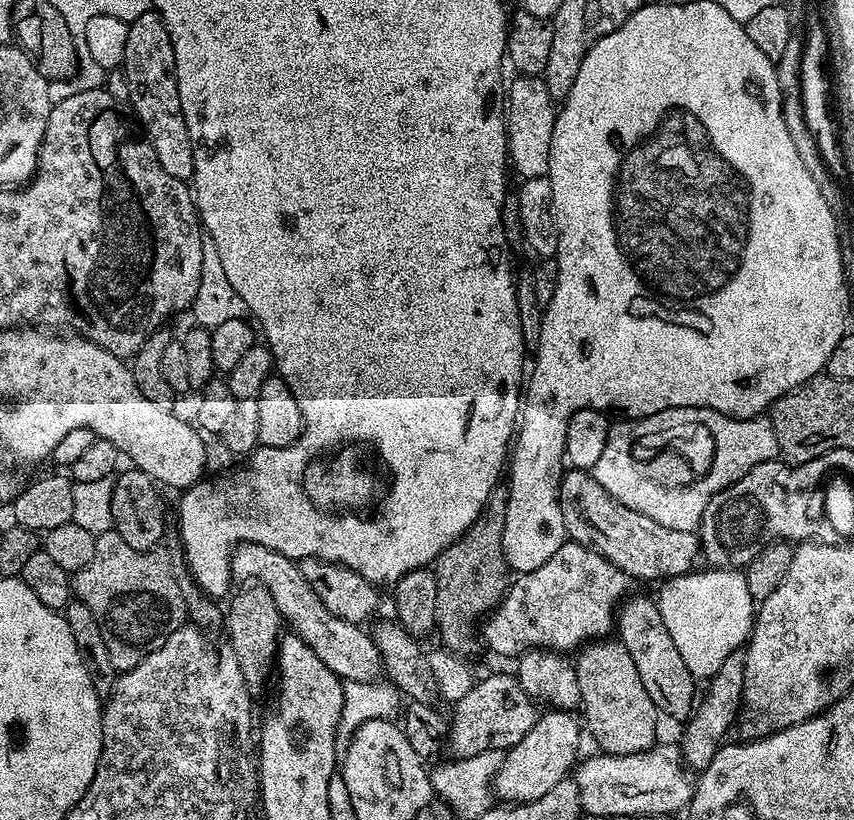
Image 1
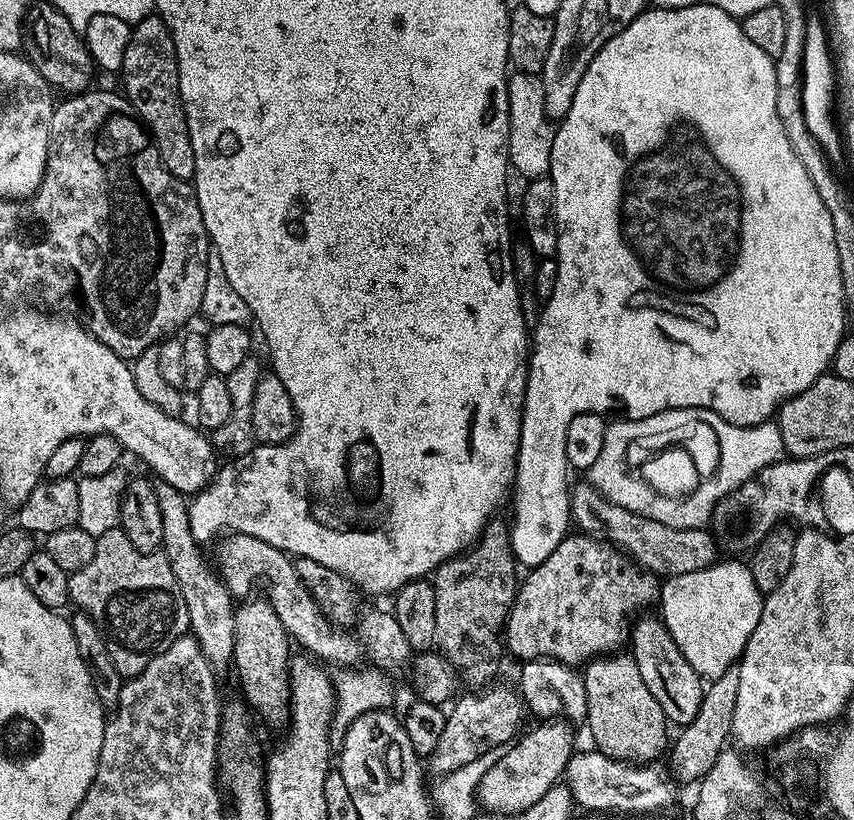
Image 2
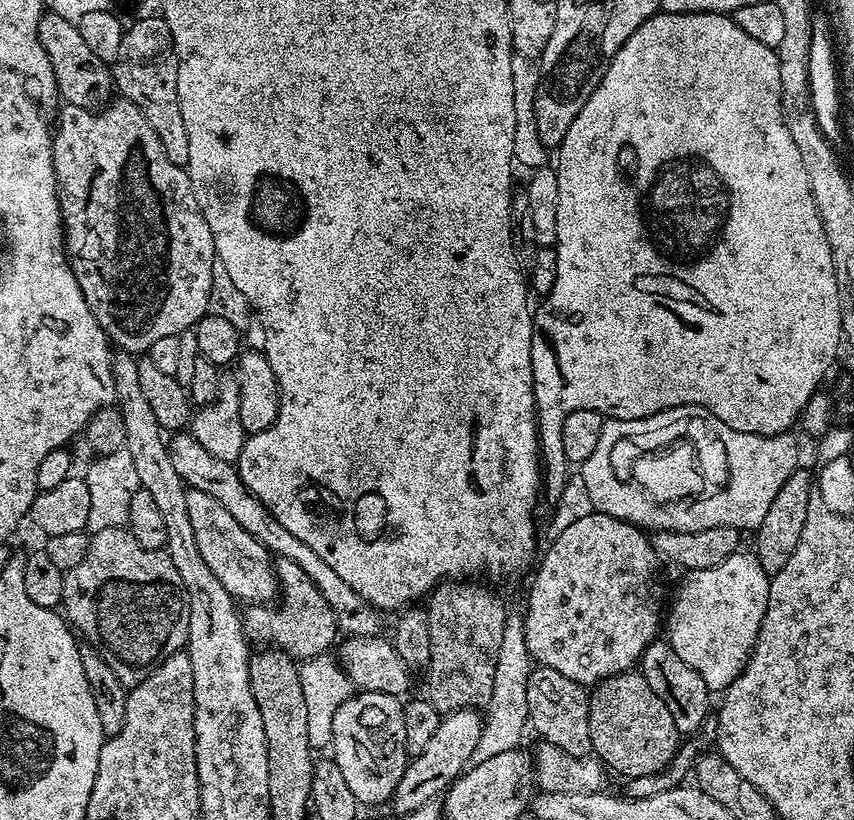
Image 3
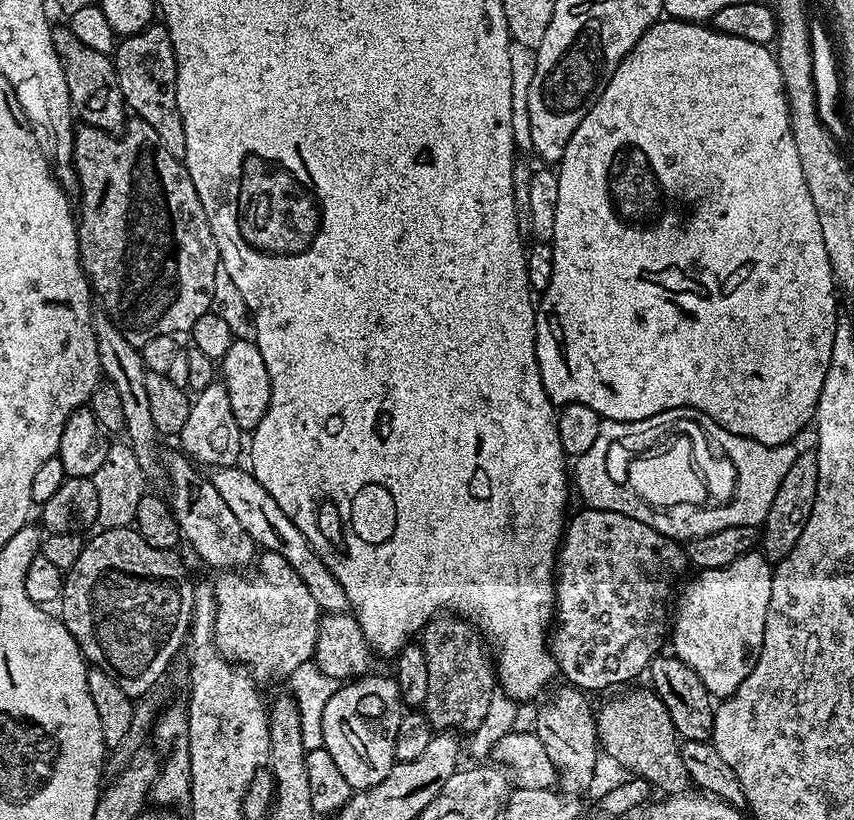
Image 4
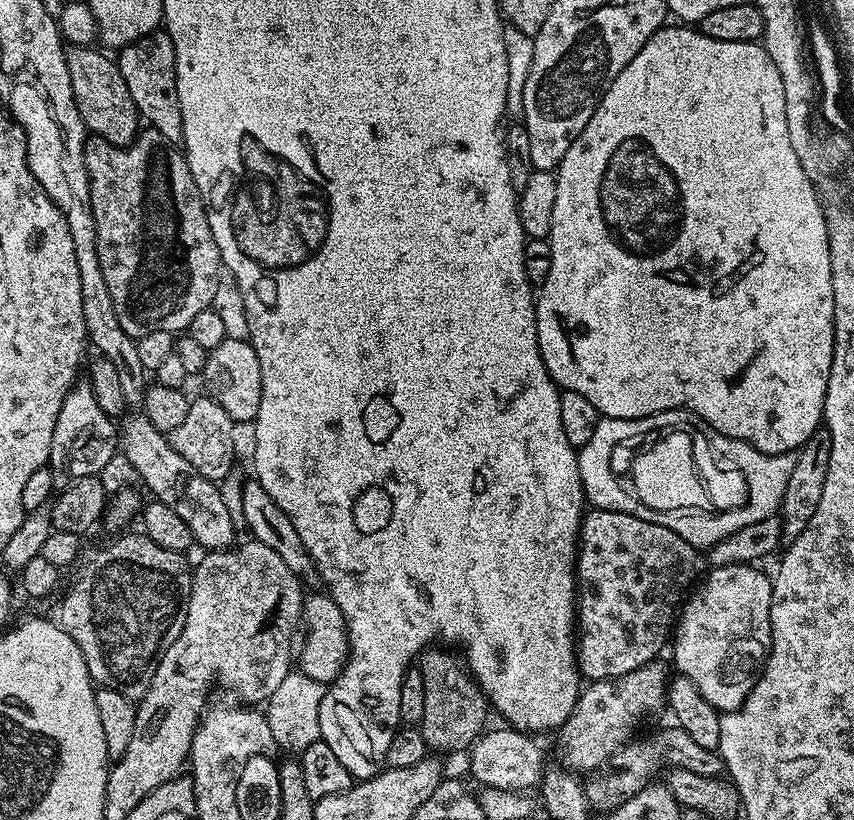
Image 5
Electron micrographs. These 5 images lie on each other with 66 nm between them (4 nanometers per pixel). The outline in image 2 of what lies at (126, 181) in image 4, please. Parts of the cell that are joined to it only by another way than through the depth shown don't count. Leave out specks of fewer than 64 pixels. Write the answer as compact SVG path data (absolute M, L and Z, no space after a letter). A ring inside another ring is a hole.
M89 90L69 95L61 104L59 101L53 107L44 181L40 183L40 191L36 193L34 203L36 203L36 216L40 219L42 228L52 228L52 236L56 236L56 240L64 240L64 244L72 248L72 264L80 268L78 296L84 299L84 306L88 310L90 320L90 322L87 320L86 324L88 331L98 337L110 350L114 350L114 354L131 362L148 348L159 344L161 340L179 333L185 327L183 324L192 315L195 317L199 313L202 294L206 291L210 241L202 218L202 210L196 201L195 187L189 181L179 180L177 176L170 174L170 170L166 170L156 149L155 140L152 139L148 129L133 115L132 104L128 101L128 97L119 91L116 91L117 93L96 91Z

